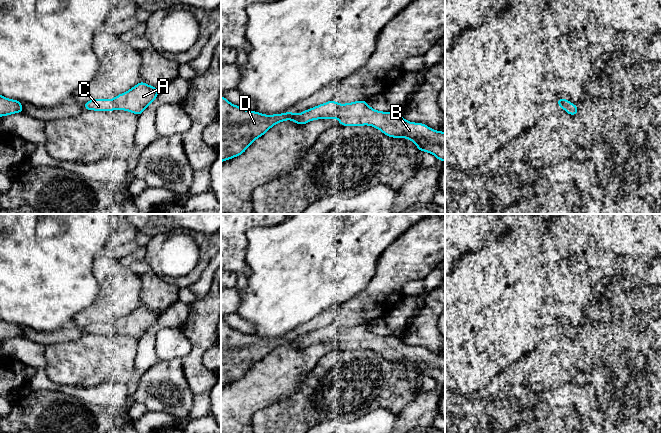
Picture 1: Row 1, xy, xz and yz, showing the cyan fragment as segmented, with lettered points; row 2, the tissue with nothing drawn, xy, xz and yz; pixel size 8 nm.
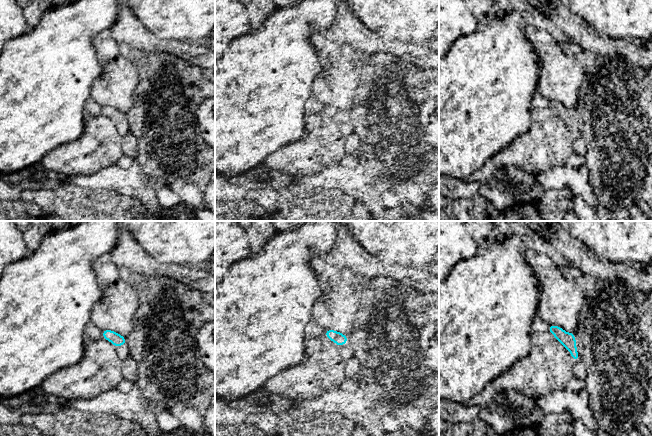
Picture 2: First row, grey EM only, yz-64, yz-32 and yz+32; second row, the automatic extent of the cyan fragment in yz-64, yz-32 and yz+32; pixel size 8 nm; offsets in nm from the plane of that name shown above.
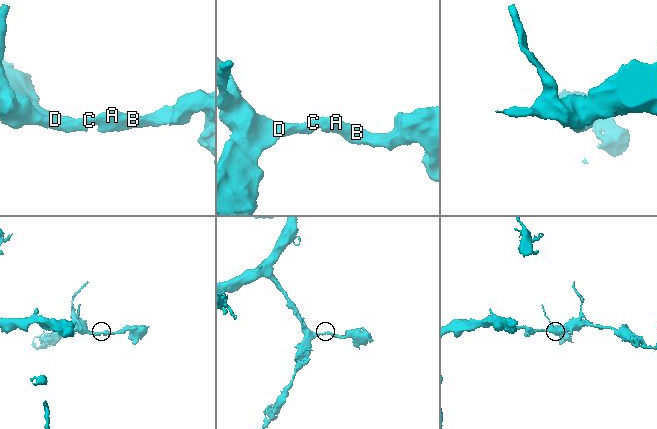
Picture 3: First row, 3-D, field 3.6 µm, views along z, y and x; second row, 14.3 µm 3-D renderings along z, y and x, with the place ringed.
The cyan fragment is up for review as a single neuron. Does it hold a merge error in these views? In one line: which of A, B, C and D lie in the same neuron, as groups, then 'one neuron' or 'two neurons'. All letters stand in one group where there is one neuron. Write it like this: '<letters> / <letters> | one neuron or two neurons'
A B C D | one neuron

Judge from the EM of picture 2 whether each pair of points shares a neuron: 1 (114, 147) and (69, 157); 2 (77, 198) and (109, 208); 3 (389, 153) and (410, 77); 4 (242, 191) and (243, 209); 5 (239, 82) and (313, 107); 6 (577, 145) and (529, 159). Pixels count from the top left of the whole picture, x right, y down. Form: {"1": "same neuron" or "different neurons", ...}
{"1": "same neuron", "2": "same neuron", "3": "same neuron", "4": "different neurons", "5": "different neurons", "6": "different neurons"}

